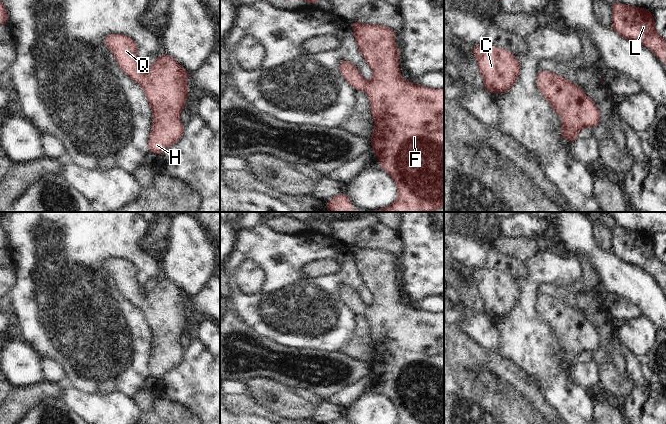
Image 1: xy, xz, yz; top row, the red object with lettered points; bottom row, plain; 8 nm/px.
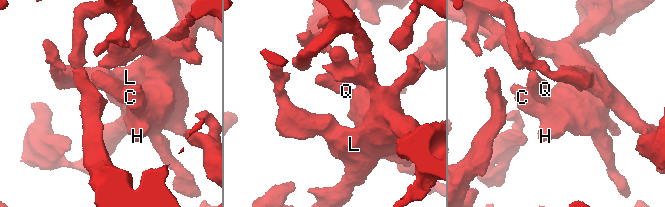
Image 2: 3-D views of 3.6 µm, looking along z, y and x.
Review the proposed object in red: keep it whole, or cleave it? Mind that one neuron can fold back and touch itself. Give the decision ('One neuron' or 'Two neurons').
One neuron.

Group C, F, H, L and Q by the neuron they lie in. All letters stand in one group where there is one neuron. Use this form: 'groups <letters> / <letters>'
groups C F H L Q

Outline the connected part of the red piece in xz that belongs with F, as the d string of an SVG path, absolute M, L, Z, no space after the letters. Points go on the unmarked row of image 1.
M353 245L350 249L353 253L358 272L364 281L364 284L373 295L373 302L366 306L361 300L359 294L347 284L340 284L339 294L342 301L355 315L364 313L368 320L371 340L375 345L375 352L371 360L371 370L373 371L373 377L379 382L381 393L387 396L397 409L398 419L396 424L444 424L444 313L430 313L402 303L398 289L398 284L400 283L399 273L396 272L394 264L396 255L383 249L361 248L356 245Z

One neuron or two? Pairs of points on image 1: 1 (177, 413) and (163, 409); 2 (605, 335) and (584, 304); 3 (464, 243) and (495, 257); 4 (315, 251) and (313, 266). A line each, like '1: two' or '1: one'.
1: one
2: one
3: two
4: two

